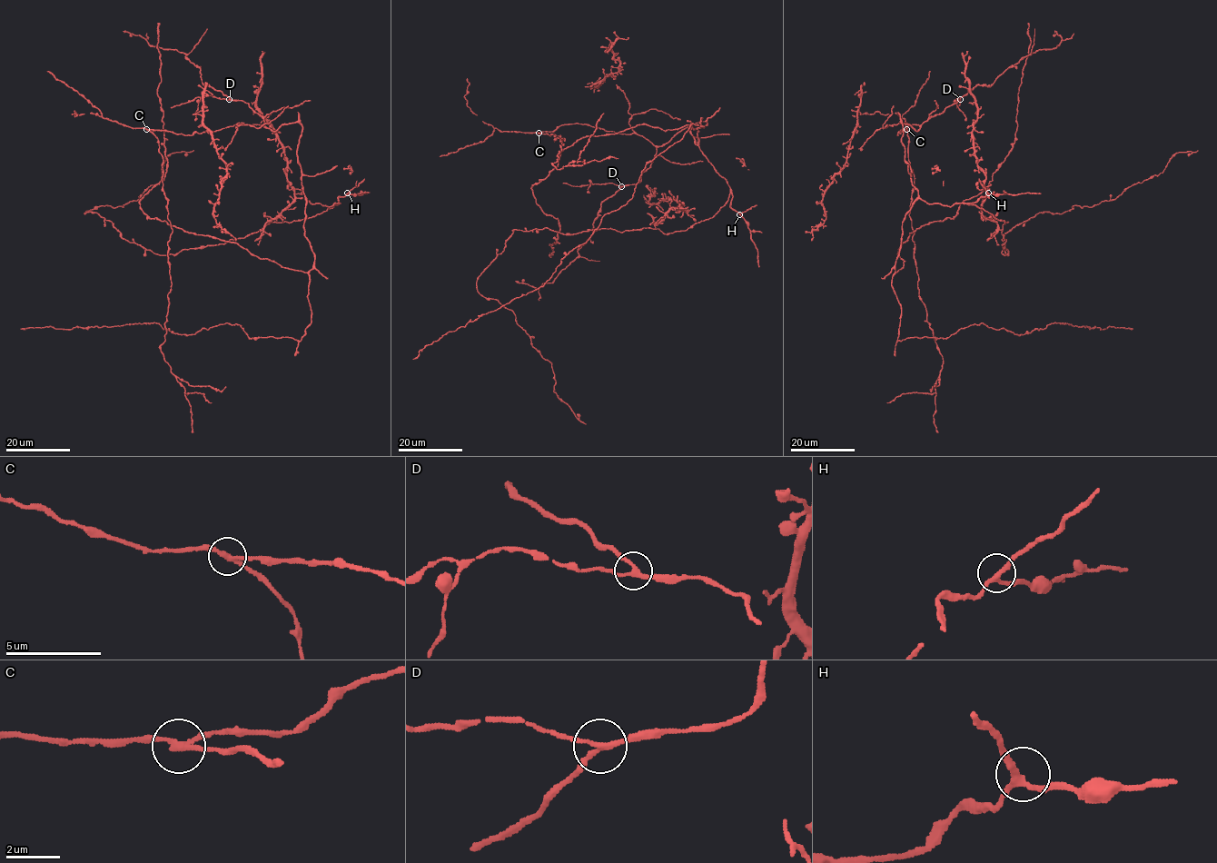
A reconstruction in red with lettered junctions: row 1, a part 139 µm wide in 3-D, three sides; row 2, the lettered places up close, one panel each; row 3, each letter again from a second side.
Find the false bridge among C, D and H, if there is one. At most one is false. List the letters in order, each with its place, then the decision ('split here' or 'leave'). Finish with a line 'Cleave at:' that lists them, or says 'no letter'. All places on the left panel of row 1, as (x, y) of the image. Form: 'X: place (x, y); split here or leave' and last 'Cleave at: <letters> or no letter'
C: place (146, 129); split here
D: place (229, 99); leave
H: place (347, 193); leave
Cleave at: C

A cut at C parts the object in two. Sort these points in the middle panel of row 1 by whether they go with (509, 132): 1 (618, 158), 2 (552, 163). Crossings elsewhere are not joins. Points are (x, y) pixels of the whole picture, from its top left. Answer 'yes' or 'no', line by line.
1: no
2: no

